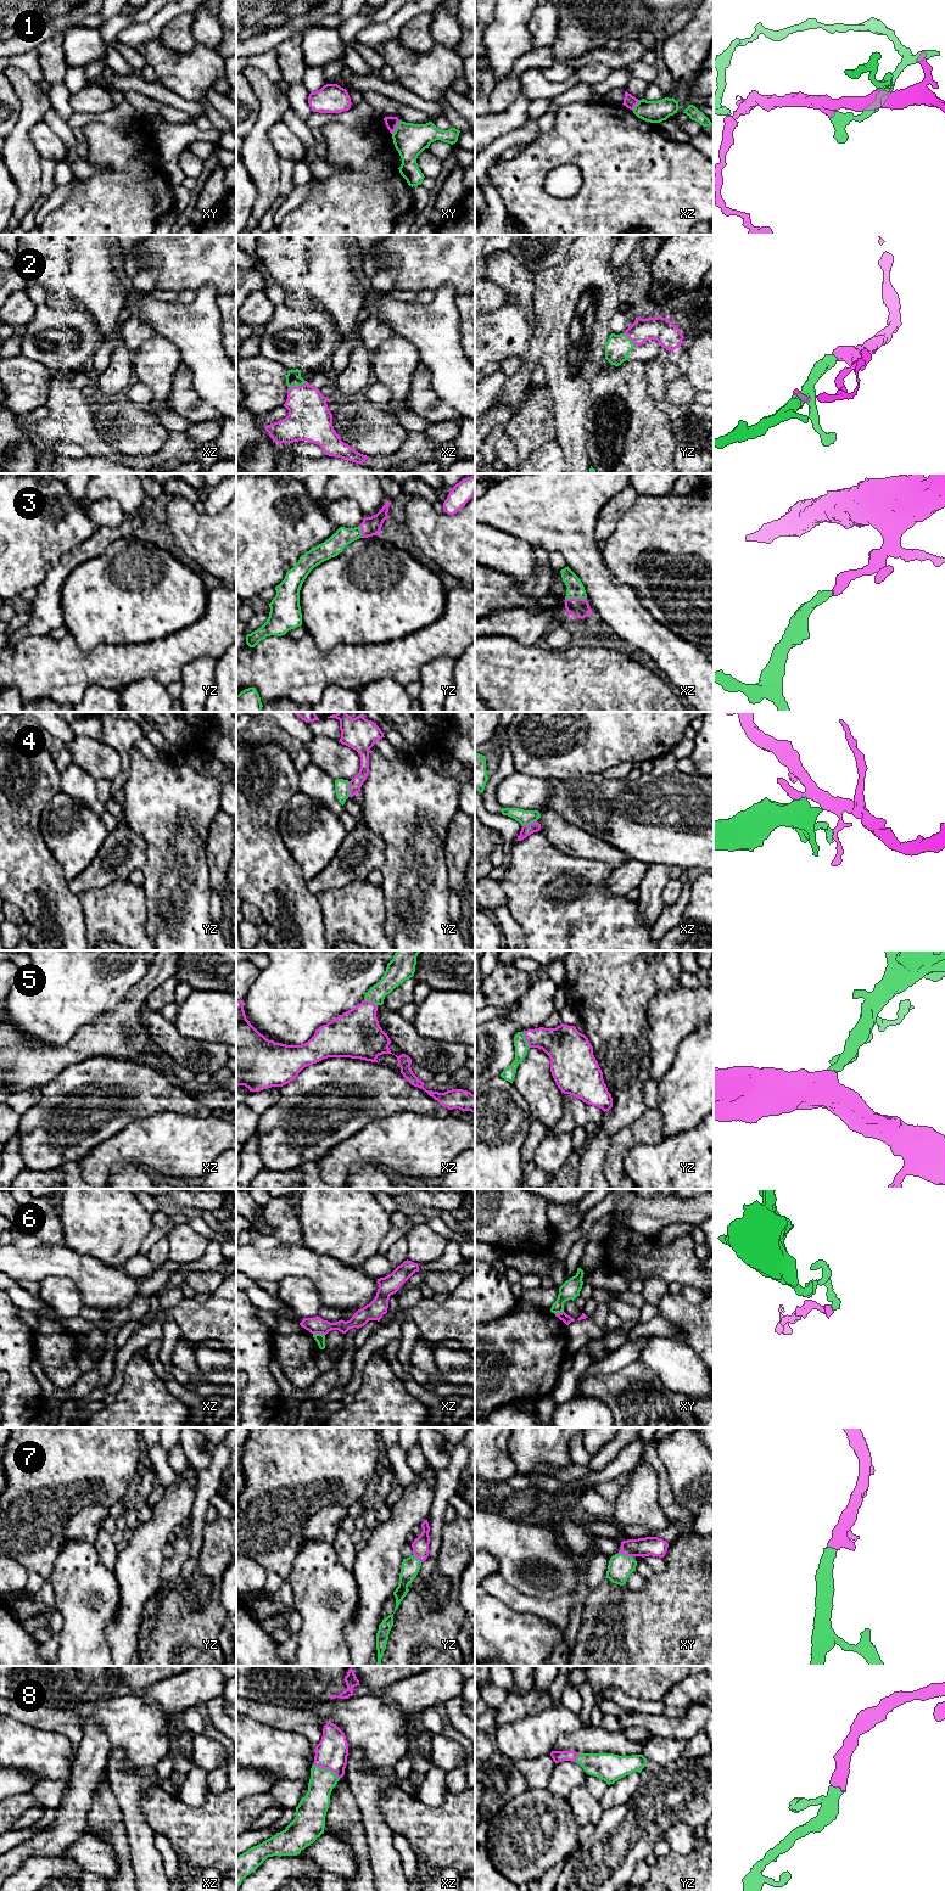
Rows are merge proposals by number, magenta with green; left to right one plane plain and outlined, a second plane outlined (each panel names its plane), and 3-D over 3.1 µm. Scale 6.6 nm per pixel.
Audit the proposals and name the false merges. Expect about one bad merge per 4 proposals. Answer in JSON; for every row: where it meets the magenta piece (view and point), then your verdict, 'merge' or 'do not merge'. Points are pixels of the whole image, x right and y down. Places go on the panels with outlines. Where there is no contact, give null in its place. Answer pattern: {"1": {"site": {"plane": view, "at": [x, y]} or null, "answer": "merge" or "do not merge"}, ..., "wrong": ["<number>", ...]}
{"1": {"site": {"plane": "xy", "at": [396, 127]}, "answer": "do not merge"}, "2": {"site": {"plane": "xz", "at": [297, 386]}, "answer": "merge"}, "3": {"site": {"plane": "xz", "at": [576, 599]}, "answer": "merge"}, "4": {"site": {"plane": "yz", "at": [350, 789]}, "answer": "do not merge"}, "5": {"site": {"plane": "yz", "at": [526, 1039]}, "answer": "merge"}, "6": {"site": {"plane": "xz", "at": [319, 1333]}, "answer": "do not merge"}, "7": {"site": {"plane": "xy", "at": [625, 1554]}, "answer": "merge"}, "8": {"site": {"plane": "xz", "at": [326, 1768]}, "answer": "merge"}, "wrong": ["1", "4", "6"]}

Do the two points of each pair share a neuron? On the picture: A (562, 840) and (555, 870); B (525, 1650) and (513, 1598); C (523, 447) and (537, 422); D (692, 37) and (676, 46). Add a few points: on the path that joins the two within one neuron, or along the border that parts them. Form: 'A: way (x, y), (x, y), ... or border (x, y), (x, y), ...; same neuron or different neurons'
A: border (540, 830), (563, 852), (586, 859); different neurons
B: border (492, 1597), (516, 1611), (532, 1612), (544, 1619); different neurons
C: way (525, 441), (531, 428); same neuron
D: way (688, 40), (680, 46); same neuron

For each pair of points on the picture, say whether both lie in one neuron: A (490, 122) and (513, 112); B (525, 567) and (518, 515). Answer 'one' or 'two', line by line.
A: one
B: two

